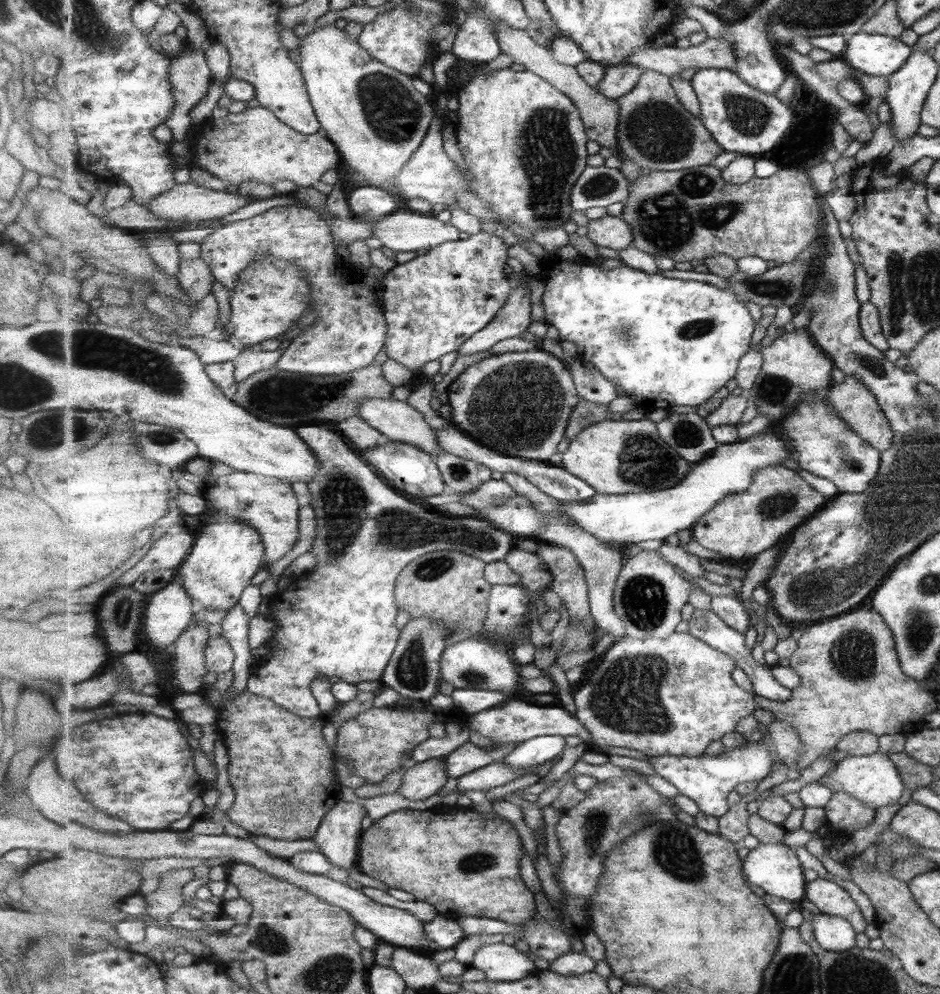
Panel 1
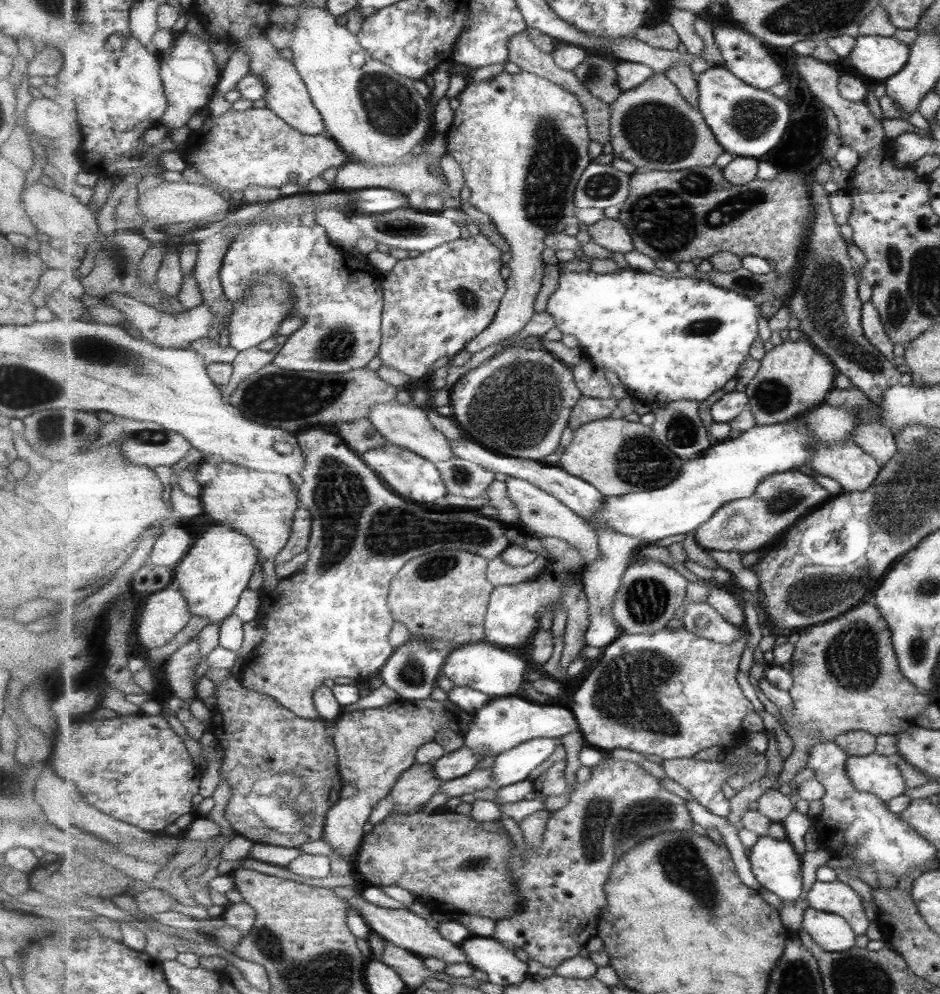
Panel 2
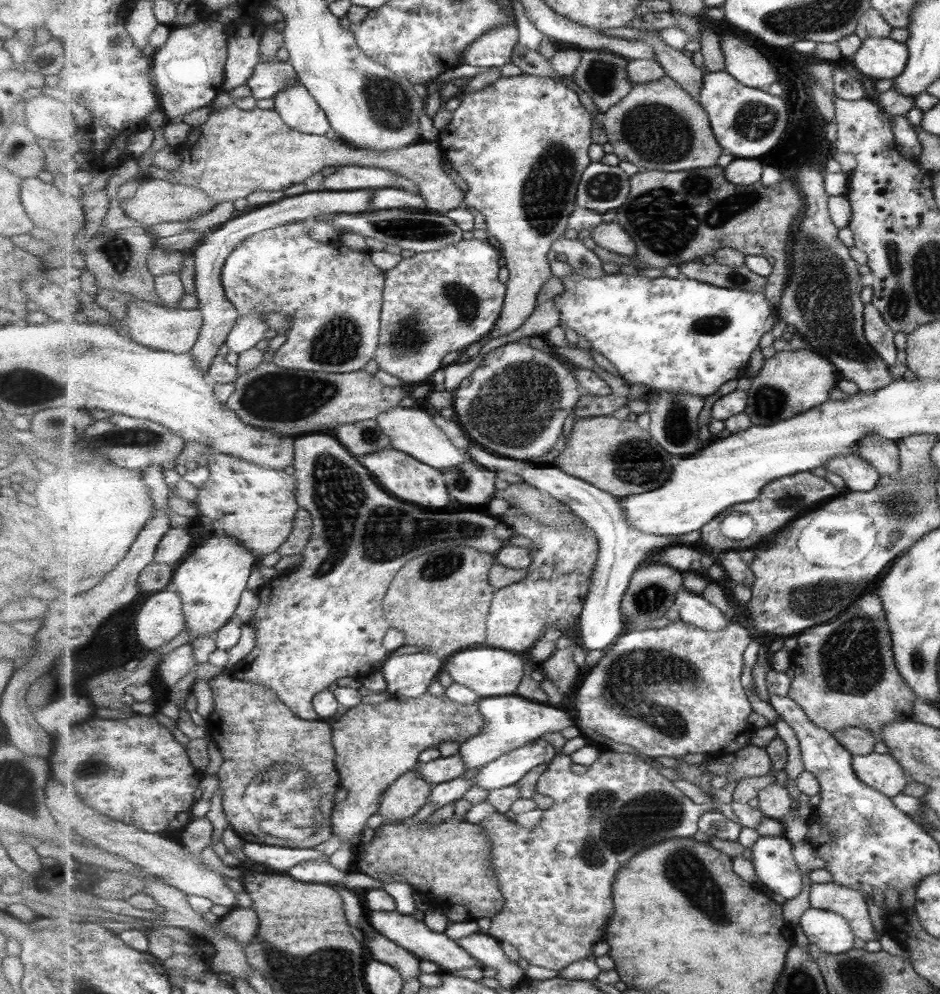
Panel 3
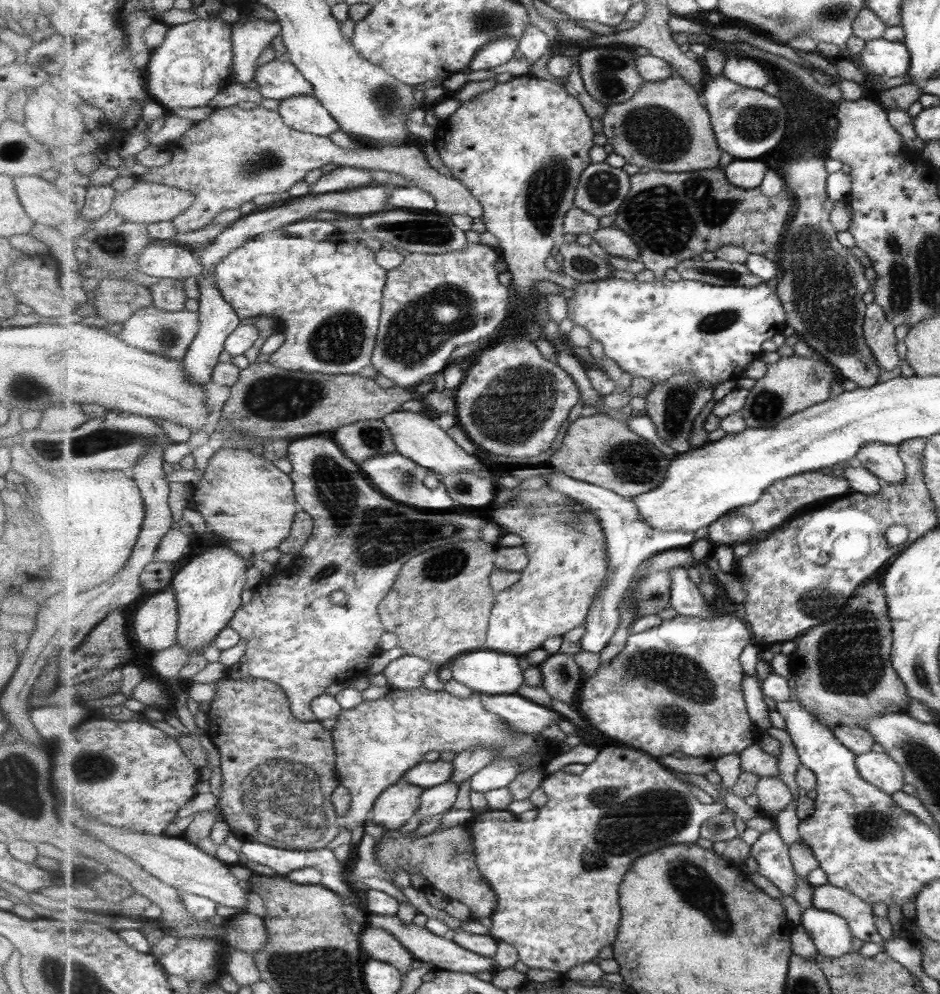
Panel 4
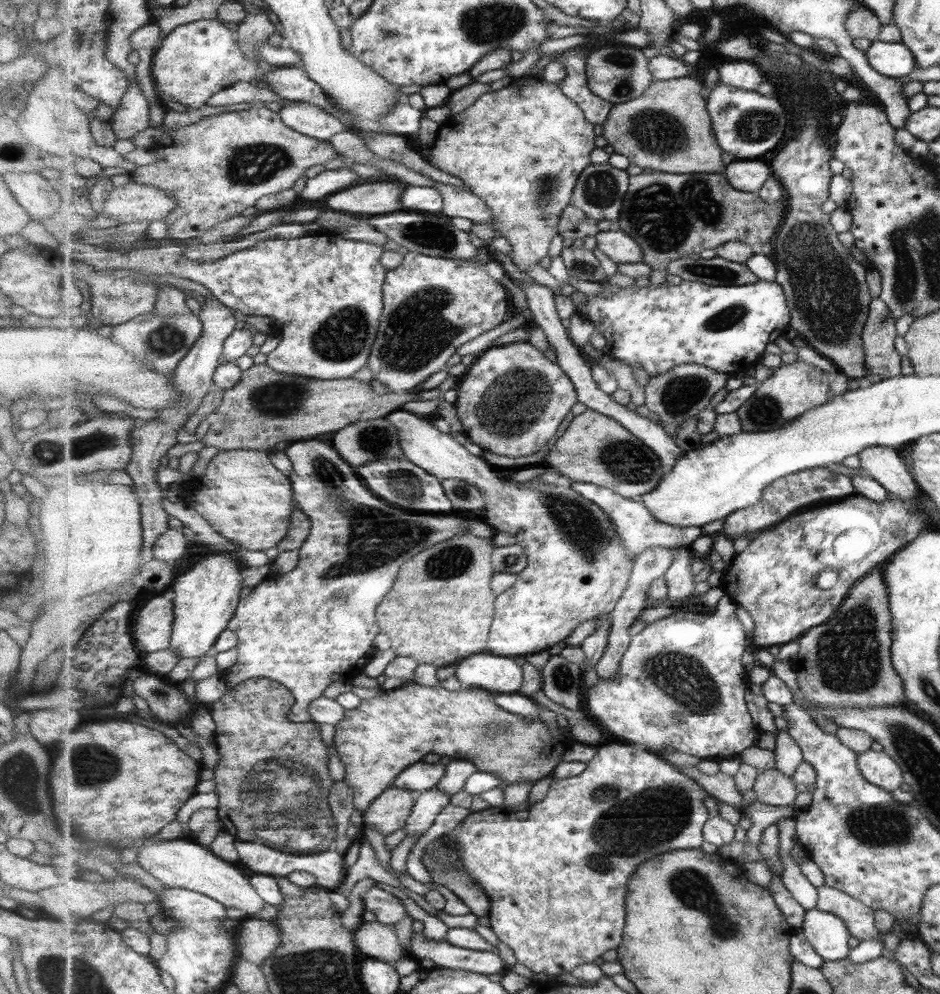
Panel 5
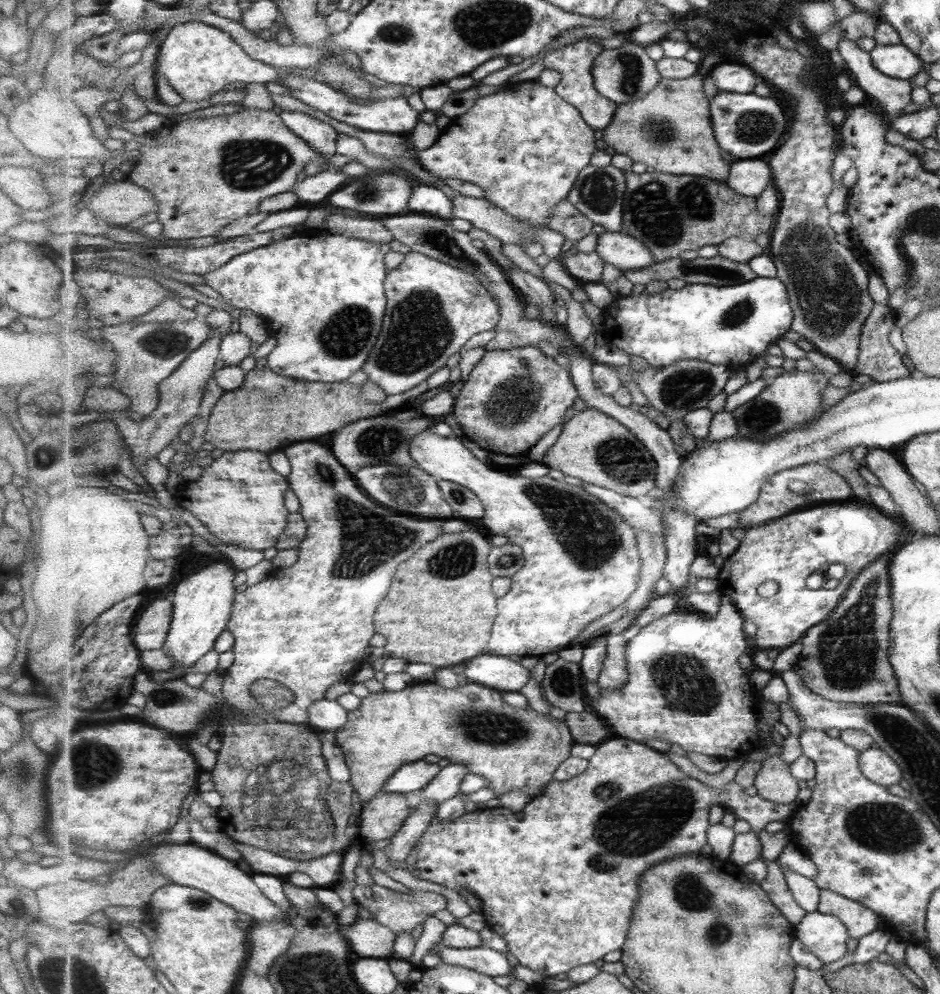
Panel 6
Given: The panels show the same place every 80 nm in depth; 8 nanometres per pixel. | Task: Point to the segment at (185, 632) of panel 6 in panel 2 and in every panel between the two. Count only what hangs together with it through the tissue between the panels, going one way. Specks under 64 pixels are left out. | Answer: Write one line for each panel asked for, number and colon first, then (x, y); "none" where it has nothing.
2: (213, 576)
3: (211, 579)
4: (209, 589)
5: (207, 596)

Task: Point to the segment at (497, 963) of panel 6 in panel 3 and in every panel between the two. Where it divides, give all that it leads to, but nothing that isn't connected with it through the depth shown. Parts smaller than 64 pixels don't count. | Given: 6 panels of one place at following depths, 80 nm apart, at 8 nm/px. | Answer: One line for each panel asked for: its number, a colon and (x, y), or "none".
3: (414, 935)
4: (442, 952)
5: (442, 953)

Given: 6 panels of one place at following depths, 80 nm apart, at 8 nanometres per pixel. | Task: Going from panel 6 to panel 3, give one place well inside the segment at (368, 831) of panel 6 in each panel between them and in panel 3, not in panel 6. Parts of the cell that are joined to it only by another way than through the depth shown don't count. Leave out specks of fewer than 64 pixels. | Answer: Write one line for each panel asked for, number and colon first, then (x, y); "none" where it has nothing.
3: (411, 792)
4: (394, 808)
5: (390, 812)

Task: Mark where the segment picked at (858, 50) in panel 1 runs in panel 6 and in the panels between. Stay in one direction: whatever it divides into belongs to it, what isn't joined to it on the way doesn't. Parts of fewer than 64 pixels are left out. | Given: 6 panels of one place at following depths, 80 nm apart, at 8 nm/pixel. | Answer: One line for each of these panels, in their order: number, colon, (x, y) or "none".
2: (875, 58)
3: (878, 58)
4: (883, 58)
5: (892, 59)
6: (897, 61)

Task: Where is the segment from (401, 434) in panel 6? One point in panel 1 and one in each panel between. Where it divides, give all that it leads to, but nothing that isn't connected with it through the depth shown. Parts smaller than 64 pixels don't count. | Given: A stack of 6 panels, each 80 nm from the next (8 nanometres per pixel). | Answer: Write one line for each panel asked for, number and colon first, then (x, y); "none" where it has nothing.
1: (361, 434)
2: (361, 435)
3: (365, 437)
4: (362, 440)
5: (362, 442)

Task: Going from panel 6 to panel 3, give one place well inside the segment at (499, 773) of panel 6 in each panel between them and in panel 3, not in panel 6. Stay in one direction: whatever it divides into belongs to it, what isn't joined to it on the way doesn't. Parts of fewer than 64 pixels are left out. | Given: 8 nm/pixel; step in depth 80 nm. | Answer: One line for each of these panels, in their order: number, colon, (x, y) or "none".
3: (375, 745)
4: (377, 743)
5: (394, 730)

